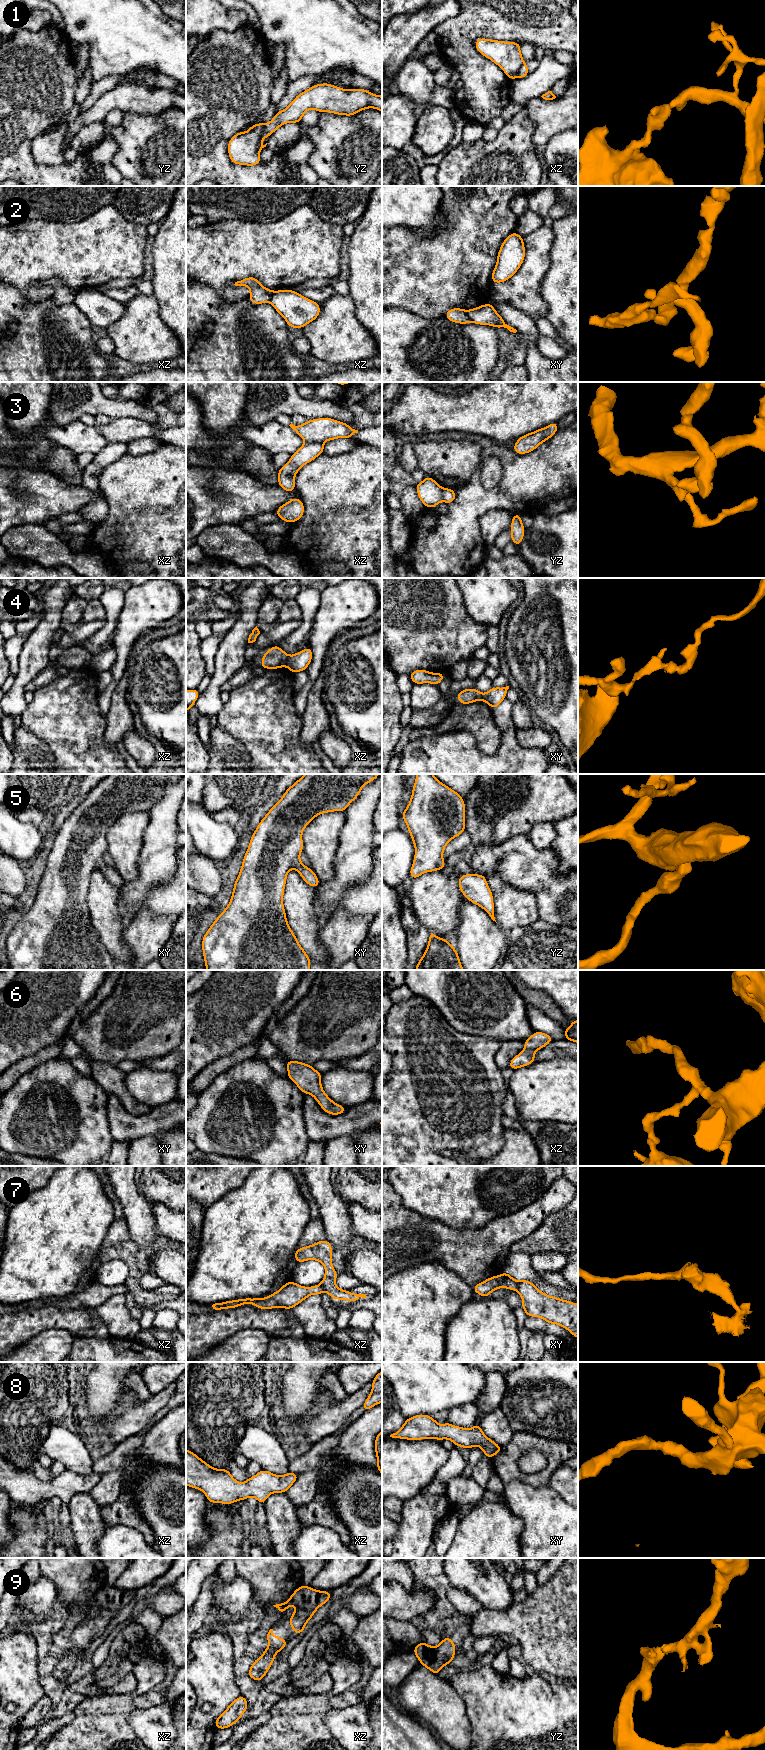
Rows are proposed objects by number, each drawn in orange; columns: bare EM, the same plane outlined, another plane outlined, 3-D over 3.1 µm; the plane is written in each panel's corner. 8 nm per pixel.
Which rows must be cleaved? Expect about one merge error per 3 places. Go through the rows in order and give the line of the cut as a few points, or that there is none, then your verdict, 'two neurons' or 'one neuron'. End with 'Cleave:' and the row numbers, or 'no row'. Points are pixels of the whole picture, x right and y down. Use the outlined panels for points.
1: xz (523, 61), (516, 76) | two neurons
2: no cut | one neuron
3: xz (322, 442), (309, 441), (306, 443) | two neurons
4: xz (289, 656), (285, 665) | two neurons
5: no cut | one neuron
6: no cut | one neuron
7: xy (519, 1281), (515, 1289) | two neurons
8: no cut | one neuron
9: no cut | one neuron
Cleave: 1, 3, 4, 7

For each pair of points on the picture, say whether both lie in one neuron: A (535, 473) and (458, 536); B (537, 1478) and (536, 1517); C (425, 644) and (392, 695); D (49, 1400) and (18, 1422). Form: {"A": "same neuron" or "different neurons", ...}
{"A": "same neuron", "B": "different neurons", "C": "different neurons", "D": "same neuron"}

